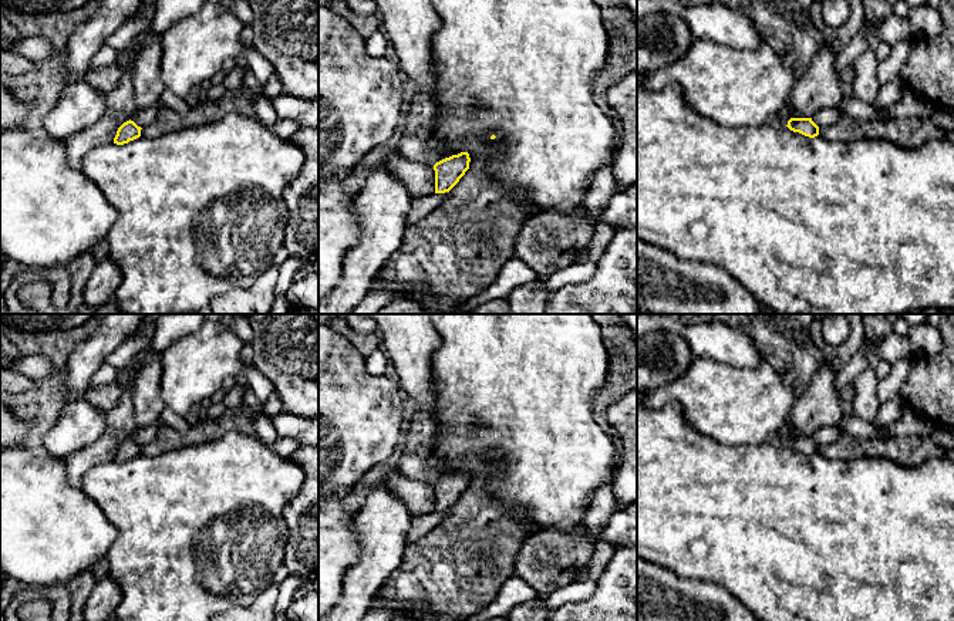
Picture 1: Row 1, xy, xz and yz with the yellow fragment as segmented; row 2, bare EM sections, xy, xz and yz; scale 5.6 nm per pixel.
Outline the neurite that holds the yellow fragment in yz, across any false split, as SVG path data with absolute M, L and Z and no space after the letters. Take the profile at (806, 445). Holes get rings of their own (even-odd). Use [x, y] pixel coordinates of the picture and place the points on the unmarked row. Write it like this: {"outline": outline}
{"outline": "M790 436L786 445L790 449L799 450L809 456L819 453L819 445L812 439L812 436Z"}

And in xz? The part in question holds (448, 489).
{"outline": "M461 470L434 483L435 512L449 510L469 487L469 472Z"}

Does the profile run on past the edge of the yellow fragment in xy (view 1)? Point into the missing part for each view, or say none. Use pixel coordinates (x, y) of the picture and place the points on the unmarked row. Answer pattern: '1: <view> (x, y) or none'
1: none

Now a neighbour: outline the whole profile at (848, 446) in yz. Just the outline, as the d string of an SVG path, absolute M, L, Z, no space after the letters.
M840 435L829 445L819 446L819 455L830 460L852 460L856 458L870 458L879 450L872 439L860 439L853 435Z

